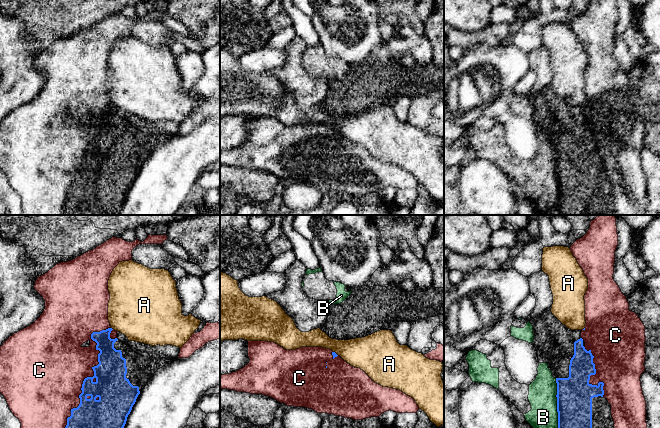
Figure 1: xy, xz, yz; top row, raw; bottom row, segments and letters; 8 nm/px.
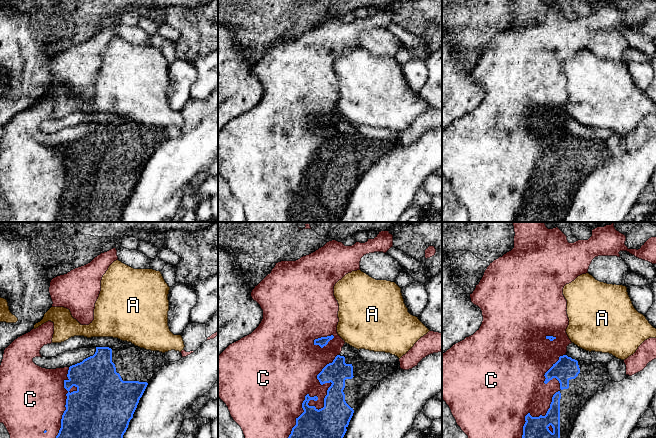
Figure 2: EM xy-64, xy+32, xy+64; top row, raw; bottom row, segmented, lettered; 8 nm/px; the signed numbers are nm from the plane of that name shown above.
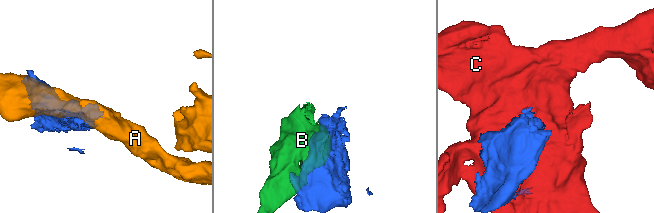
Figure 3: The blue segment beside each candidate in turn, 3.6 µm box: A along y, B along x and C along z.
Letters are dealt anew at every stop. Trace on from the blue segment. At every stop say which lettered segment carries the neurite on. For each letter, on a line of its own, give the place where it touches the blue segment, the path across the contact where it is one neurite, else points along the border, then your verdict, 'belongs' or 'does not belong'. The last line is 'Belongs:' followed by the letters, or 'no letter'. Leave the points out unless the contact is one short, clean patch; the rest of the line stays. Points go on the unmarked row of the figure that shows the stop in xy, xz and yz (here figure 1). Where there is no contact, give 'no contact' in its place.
A: contact xz (335, 129); border xz (333, 127), (338, 131); does not belong
B: contact yz (557, 180); does not belong
C: contact xy (88, 153); does not belong
Belongs: no letter

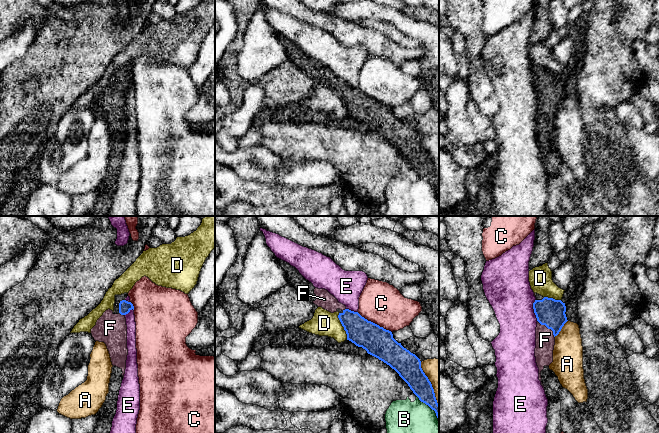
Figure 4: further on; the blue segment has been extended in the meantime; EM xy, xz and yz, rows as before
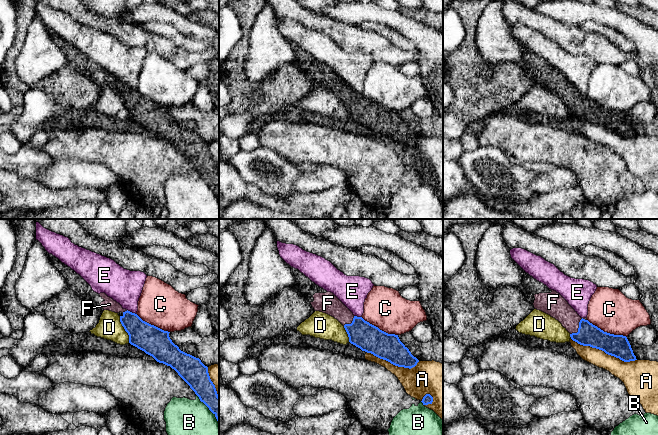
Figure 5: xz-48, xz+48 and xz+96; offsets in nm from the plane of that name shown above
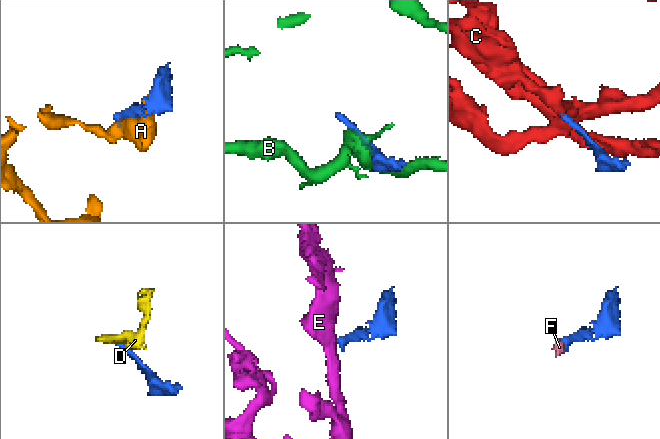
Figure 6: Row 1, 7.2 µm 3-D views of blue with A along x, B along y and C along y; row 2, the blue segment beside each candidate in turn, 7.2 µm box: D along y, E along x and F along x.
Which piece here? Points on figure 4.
A: contact yz (561, 104); does not belong
B: contact xz (430, 183); does not belong
C: contact xz (374, 99); does not belong
D: contact xz (342, 101); does not belong
E: contact yz (534, 86); border yz (535, 75), (533, 88), (537, 96); does not belong
F: contact yz (548, 104); way yz (549, 88), (548, 104), (545, 108), (545, 116); belongs
Belongs: F

